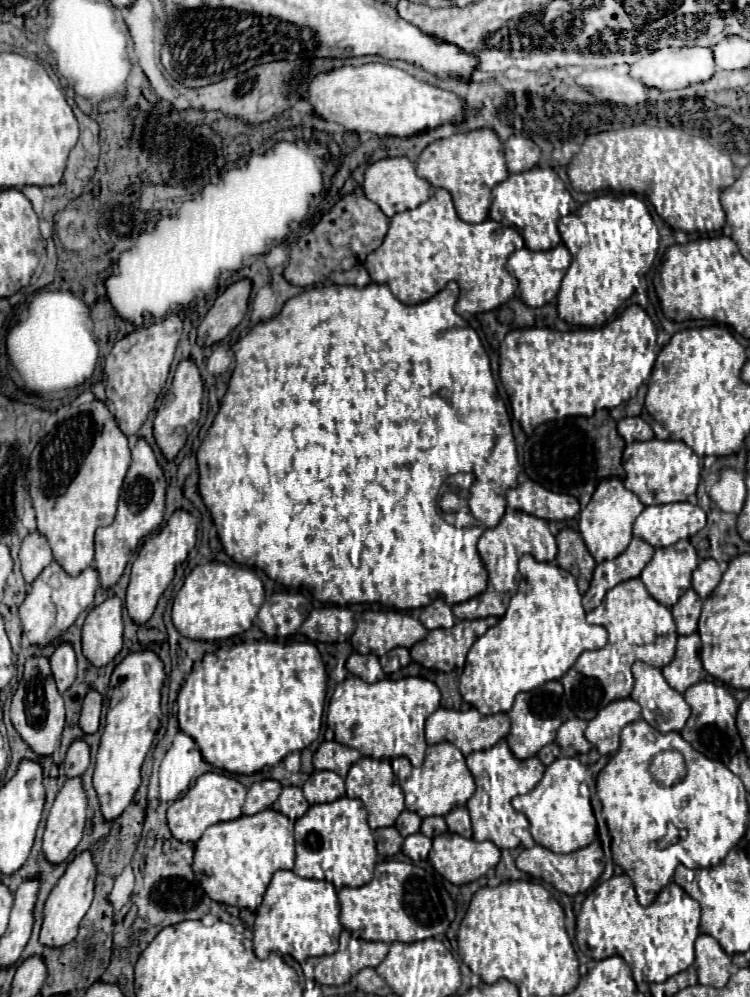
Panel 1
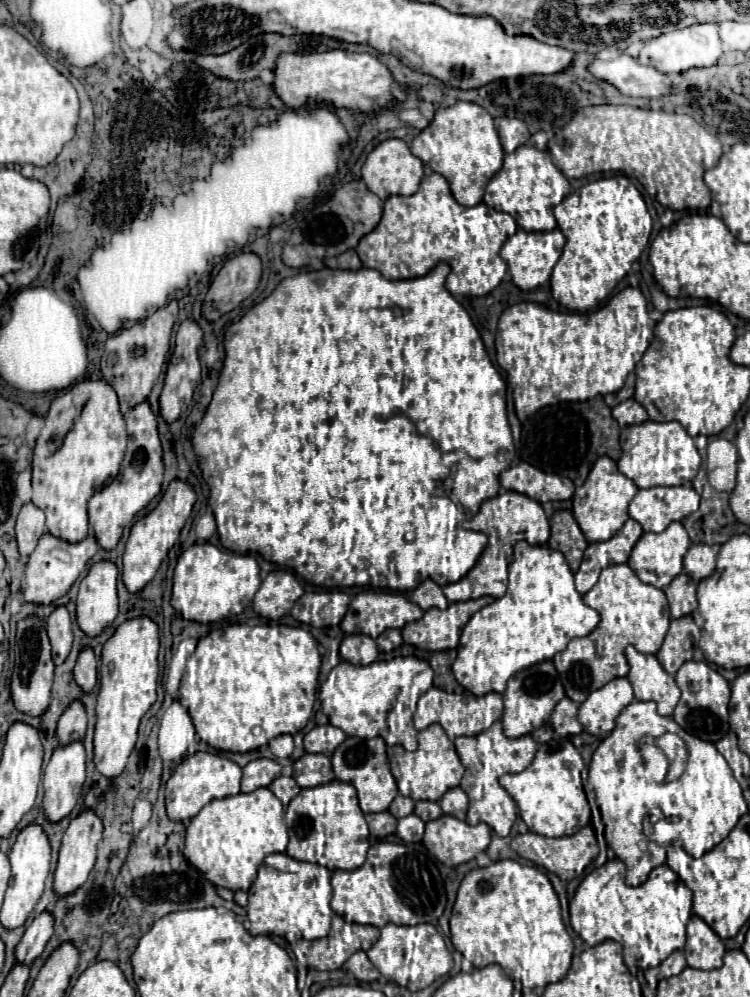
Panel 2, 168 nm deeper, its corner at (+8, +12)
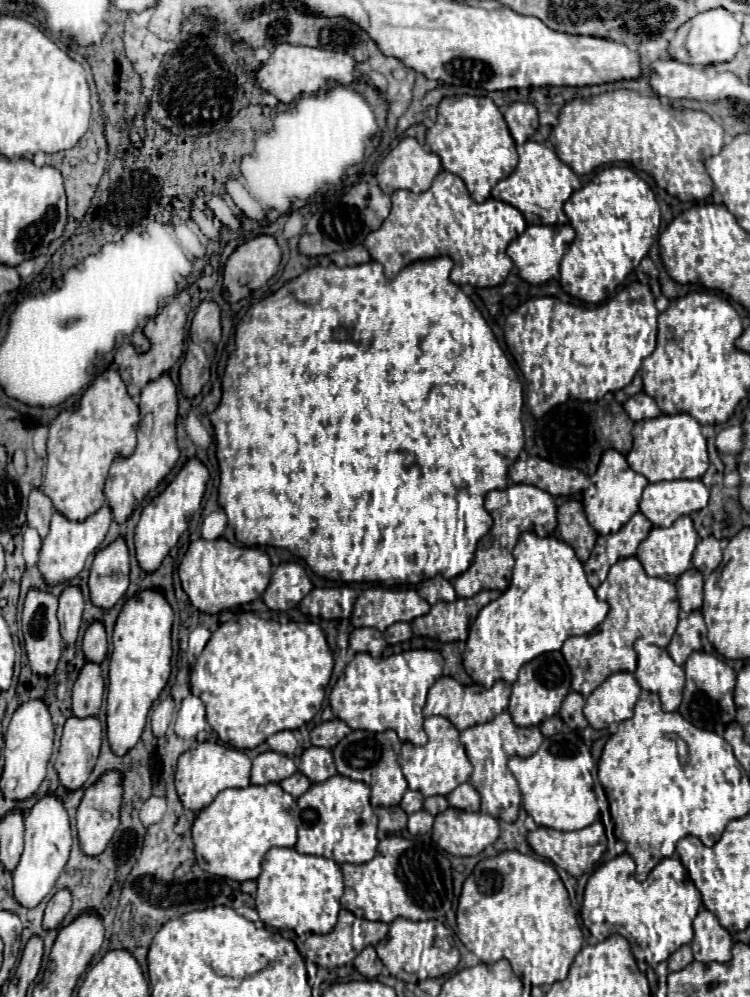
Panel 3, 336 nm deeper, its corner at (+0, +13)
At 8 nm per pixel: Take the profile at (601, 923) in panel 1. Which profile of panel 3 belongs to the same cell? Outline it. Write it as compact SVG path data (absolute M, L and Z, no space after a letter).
M620 854L596 868L588 878L582 902L582 922L596 940L620 934L630 942L634 958L654 968L682 944L692 942L692 920L702 904L700 892L684 870L680 858L670 856L658 862L644 882L634 878L634 860Z

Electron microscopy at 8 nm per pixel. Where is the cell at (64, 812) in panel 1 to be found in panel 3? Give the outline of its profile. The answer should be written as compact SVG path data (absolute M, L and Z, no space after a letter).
M70 716L64 724L60 752L56 758L56 772L68 790L80 788L90 776L102 740L102 726L98 716L76 718Z

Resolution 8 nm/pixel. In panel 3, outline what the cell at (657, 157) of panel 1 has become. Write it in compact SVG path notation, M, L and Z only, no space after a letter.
M612 90L570 100L558 114L550 144L556 156L578 176L590 174L600 164L628 162L650 174L668 194L684 202L694 202L712 194L712 180L704 168L704 160L722 150L724 130L706 112L666 108L660 104L658 96Z

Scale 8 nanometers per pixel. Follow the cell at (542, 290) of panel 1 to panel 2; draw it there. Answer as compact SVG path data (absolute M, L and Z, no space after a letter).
M518 229L516 235L512 235L504 245L502 245L502 251L500 251L500 257L508 263L508 271L512 275L512 281L522 289L522 291L532 291L540 285L544 285L550 275L552 275L552 269L556 265L556 261L560 259L560 253L562 253L562 247L564 247L566 239L564 235L560 233L560 229L554 229L554 231L546 231L546 233L528 233L524 229Z

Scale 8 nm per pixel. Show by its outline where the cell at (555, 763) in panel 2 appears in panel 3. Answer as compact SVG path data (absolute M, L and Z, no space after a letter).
M560 732L560 734L544 738L540 748L532 756L526 756L526 758L512 756L508 760L508 768L512 770L514 778L518 780L524 810L534 818L534 822L538 826L548 826L554 830L580 830L584 826L590 826L594 820L600 820L605 828L607 851L614 849L617 839L614 836L608 799L598 779L593 776L593 774L597 774L597 768L592 754L576 732Z

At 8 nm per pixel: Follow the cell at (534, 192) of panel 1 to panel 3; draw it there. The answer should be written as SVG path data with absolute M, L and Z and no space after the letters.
M534 140L518 146L518 156L520 160L516 170L508 178L500 180L496 186L500 192L500 200L516 206L524 214L528 224L566 224L568 218L564 214L564 202L578 190L578 185L579 188L582 186L576 172L566 166L550 146Z

